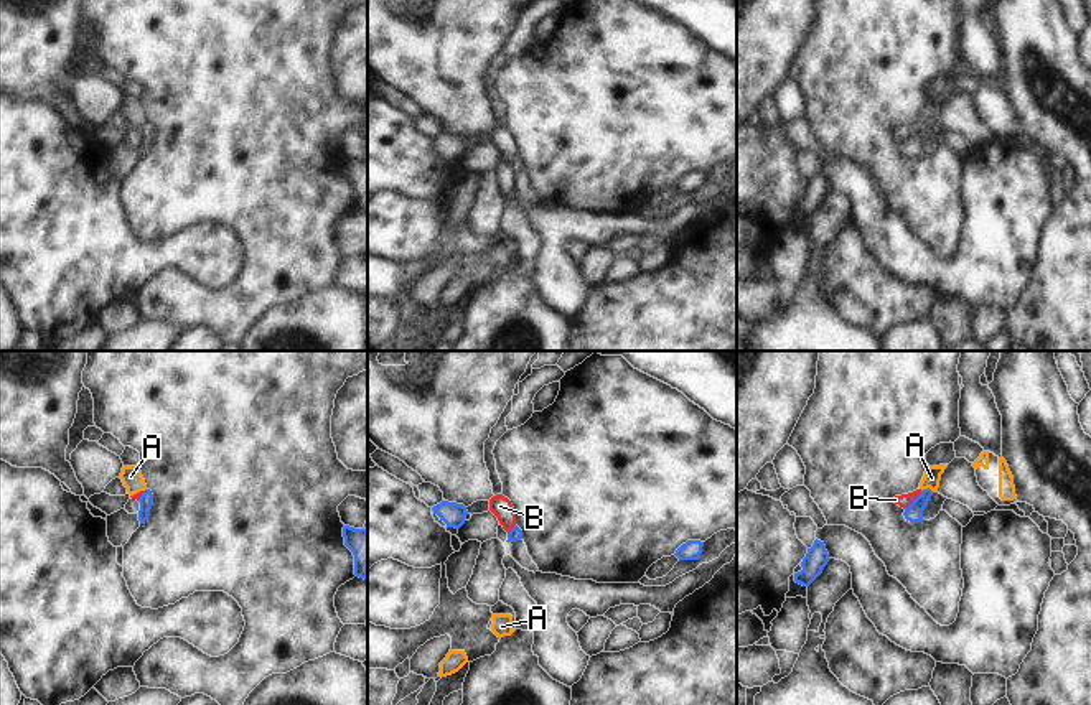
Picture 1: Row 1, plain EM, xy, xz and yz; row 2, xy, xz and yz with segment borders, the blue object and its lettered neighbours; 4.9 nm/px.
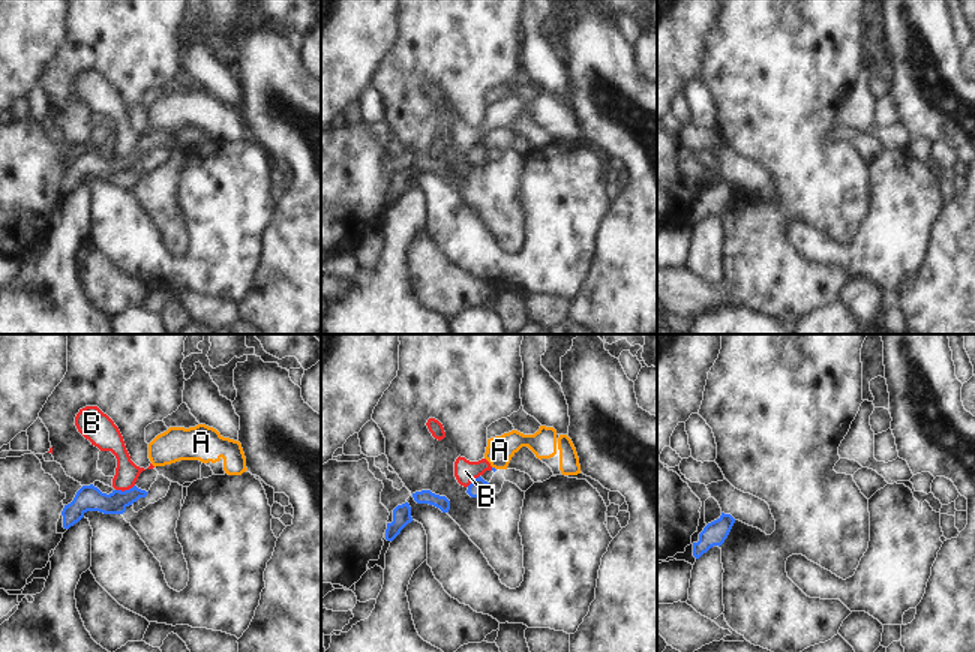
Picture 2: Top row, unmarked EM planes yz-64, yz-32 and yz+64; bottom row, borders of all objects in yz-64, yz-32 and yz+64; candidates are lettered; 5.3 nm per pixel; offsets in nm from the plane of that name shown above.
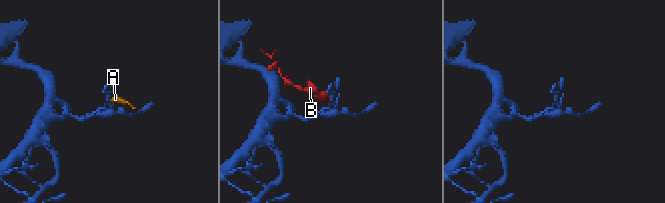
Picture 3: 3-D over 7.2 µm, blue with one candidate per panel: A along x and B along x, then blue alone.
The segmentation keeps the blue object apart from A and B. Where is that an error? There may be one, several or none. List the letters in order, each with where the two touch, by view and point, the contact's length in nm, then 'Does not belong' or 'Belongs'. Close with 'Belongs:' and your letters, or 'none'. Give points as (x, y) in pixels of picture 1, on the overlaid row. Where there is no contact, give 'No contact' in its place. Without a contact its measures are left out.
A: Touches blue at yz (928, 488). Shared border 60 nm. Does not belong
B: Touches blue at yz (913, 501). Shared border 130 nm. Does not belong
Belongs: none

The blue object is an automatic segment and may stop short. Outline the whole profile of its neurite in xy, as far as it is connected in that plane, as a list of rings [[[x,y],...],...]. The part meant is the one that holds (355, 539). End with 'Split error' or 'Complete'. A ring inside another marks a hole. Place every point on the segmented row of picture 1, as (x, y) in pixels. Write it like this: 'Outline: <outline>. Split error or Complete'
Outline: [[[344,525],[343,537],[354,555],[354,575],[368,580],[368,530]]]. Complete

